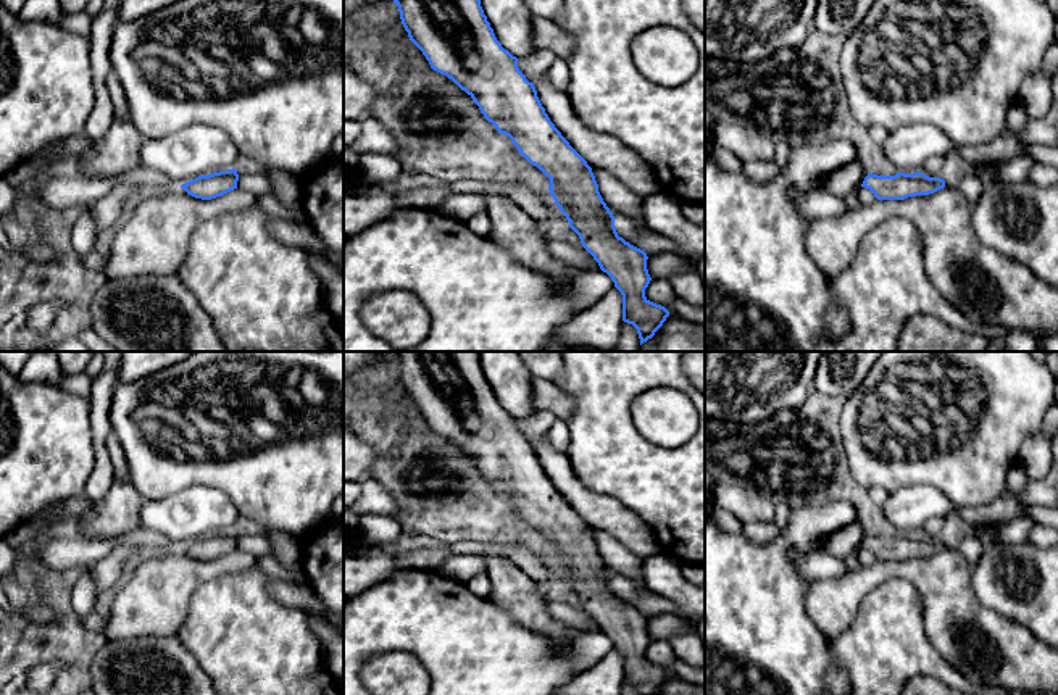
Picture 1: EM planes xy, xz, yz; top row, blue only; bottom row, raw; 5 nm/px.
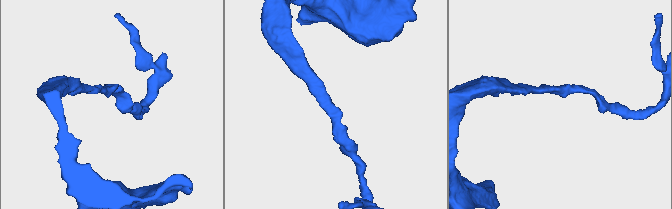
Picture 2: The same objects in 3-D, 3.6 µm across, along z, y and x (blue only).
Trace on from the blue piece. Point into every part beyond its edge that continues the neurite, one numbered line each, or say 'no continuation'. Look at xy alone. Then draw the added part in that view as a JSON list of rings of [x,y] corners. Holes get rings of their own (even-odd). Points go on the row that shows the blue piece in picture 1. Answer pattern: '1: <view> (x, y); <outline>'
no continuation

